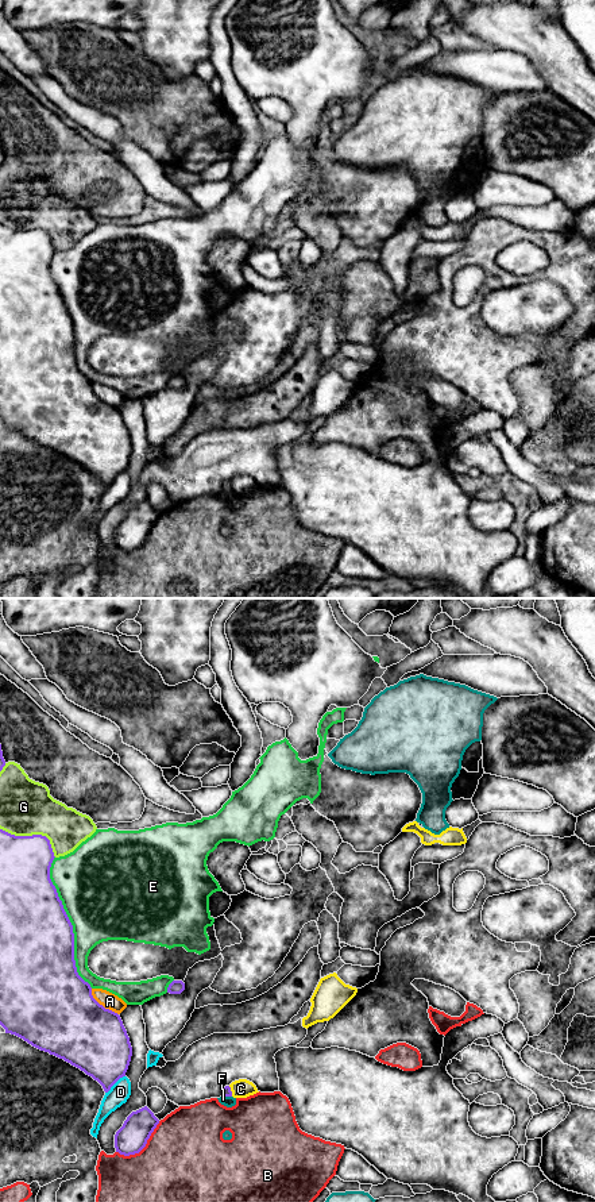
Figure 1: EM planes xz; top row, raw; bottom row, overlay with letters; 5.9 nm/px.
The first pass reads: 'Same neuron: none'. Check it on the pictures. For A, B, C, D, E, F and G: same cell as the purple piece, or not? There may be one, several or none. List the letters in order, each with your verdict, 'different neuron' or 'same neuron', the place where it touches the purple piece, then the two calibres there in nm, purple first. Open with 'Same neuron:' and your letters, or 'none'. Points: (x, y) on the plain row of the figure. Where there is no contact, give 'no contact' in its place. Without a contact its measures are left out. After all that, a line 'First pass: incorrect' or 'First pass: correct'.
Same neuron: none
A: different neuron | xz (101, 400) | 440/100 nm
B: different neuron | xz (142, 543) | 180/500 nm
C: different neuron | xz (231, 486) | 50/110 nm
D: different neuron | xz (115, 477) | 360/120 nm
E: different neuron | xz (70, 318) | 440/480 nm
F: different neuron | xz (227, 490) | 50/60 nm
G: different neuron | xz (33, 230) | 300/320 nm
First pass: correct

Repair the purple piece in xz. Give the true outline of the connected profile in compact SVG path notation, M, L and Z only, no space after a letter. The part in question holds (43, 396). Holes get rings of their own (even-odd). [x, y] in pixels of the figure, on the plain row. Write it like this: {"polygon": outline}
{"polygon": "M0 224L0 420L5 428L80 463L108 488L125 471L132 442L120 411L100 400L77 367L73 320L50 274L54 253L46 231L15 231Z"}

